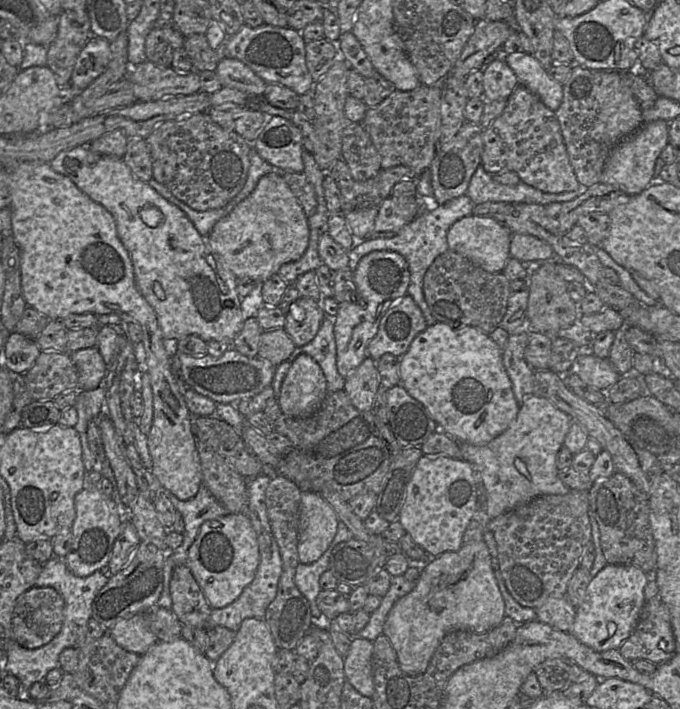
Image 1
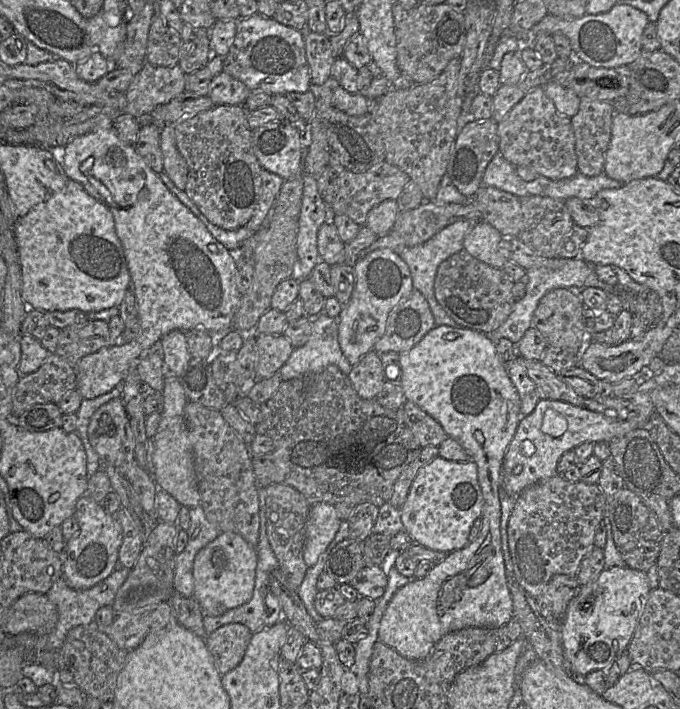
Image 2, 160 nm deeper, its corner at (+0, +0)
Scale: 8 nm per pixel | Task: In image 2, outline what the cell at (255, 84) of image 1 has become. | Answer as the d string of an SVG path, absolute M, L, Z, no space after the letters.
M222 71L212 79L207 96L215 106L243 105L250 93L244 83Z

